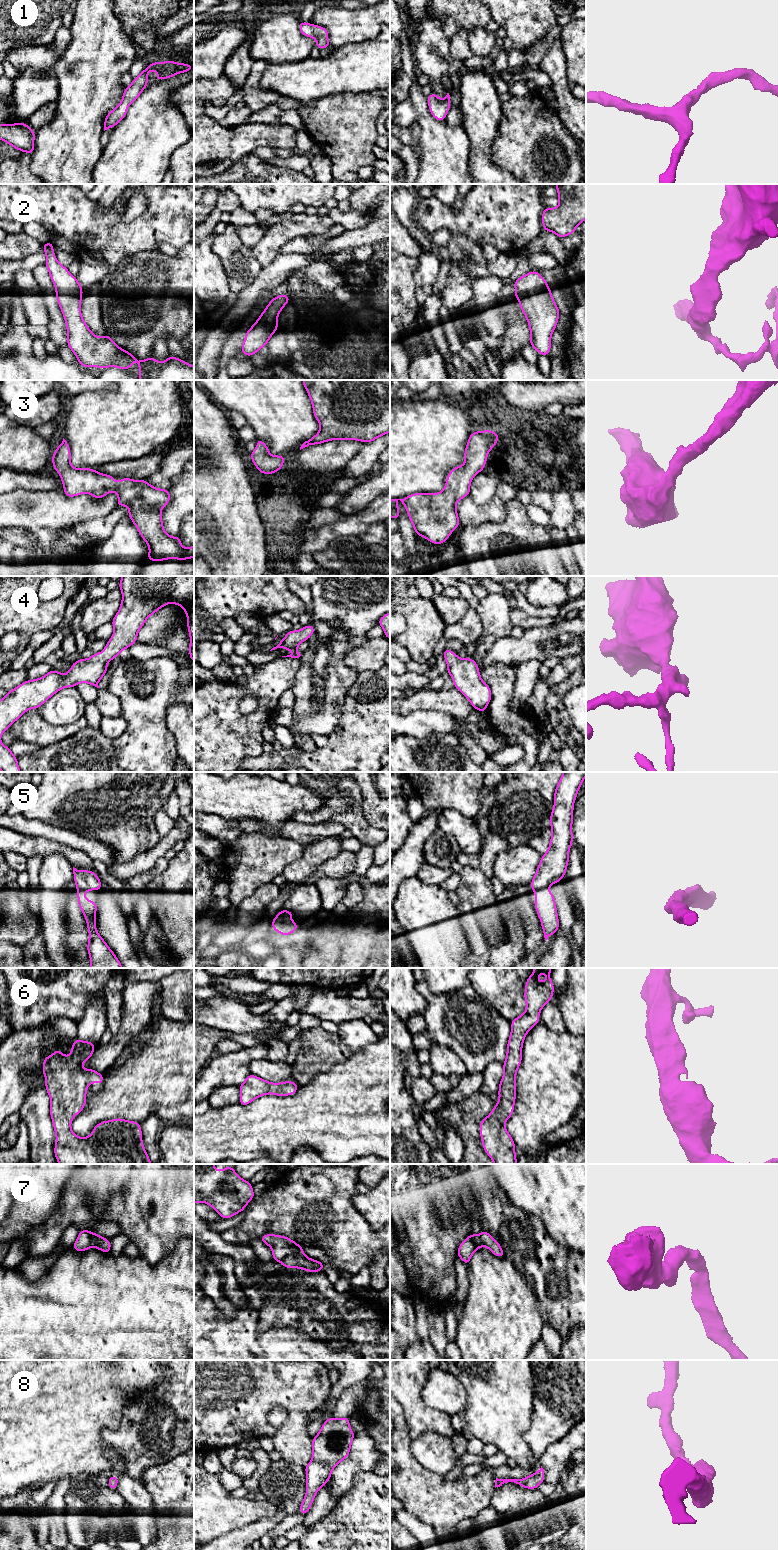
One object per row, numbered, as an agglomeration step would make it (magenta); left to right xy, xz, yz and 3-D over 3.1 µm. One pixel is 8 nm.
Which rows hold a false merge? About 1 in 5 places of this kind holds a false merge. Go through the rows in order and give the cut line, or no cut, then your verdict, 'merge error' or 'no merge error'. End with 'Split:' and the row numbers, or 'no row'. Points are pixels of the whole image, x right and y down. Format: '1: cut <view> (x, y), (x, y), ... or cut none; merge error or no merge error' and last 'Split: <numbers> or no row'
1: cut none; no merge error
2: cut none; no merge error
3: cut none; no merge error
4: cut none; no merge error
5: cut none; no merge error
6: cut none; no merge error
7: cut none; no merge error
8: cut none; no merge error
Split: no row

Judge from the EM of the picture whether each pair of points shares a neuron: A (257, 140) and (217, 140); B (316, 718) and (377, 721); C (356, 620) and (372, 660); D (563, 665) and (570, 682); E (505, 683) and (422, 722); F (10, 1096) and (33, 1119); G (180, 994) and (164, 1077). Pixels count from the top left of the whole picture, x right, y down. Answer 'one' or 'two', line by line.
A: one
B: two
C: two
D: two
E: two
F: two
G: two

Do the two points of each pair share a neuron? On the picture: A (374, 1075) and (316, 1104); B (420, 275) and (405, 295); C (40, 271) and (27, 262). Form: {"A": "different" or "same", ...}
{"A": "same", "B": "different", "C": "different"}

